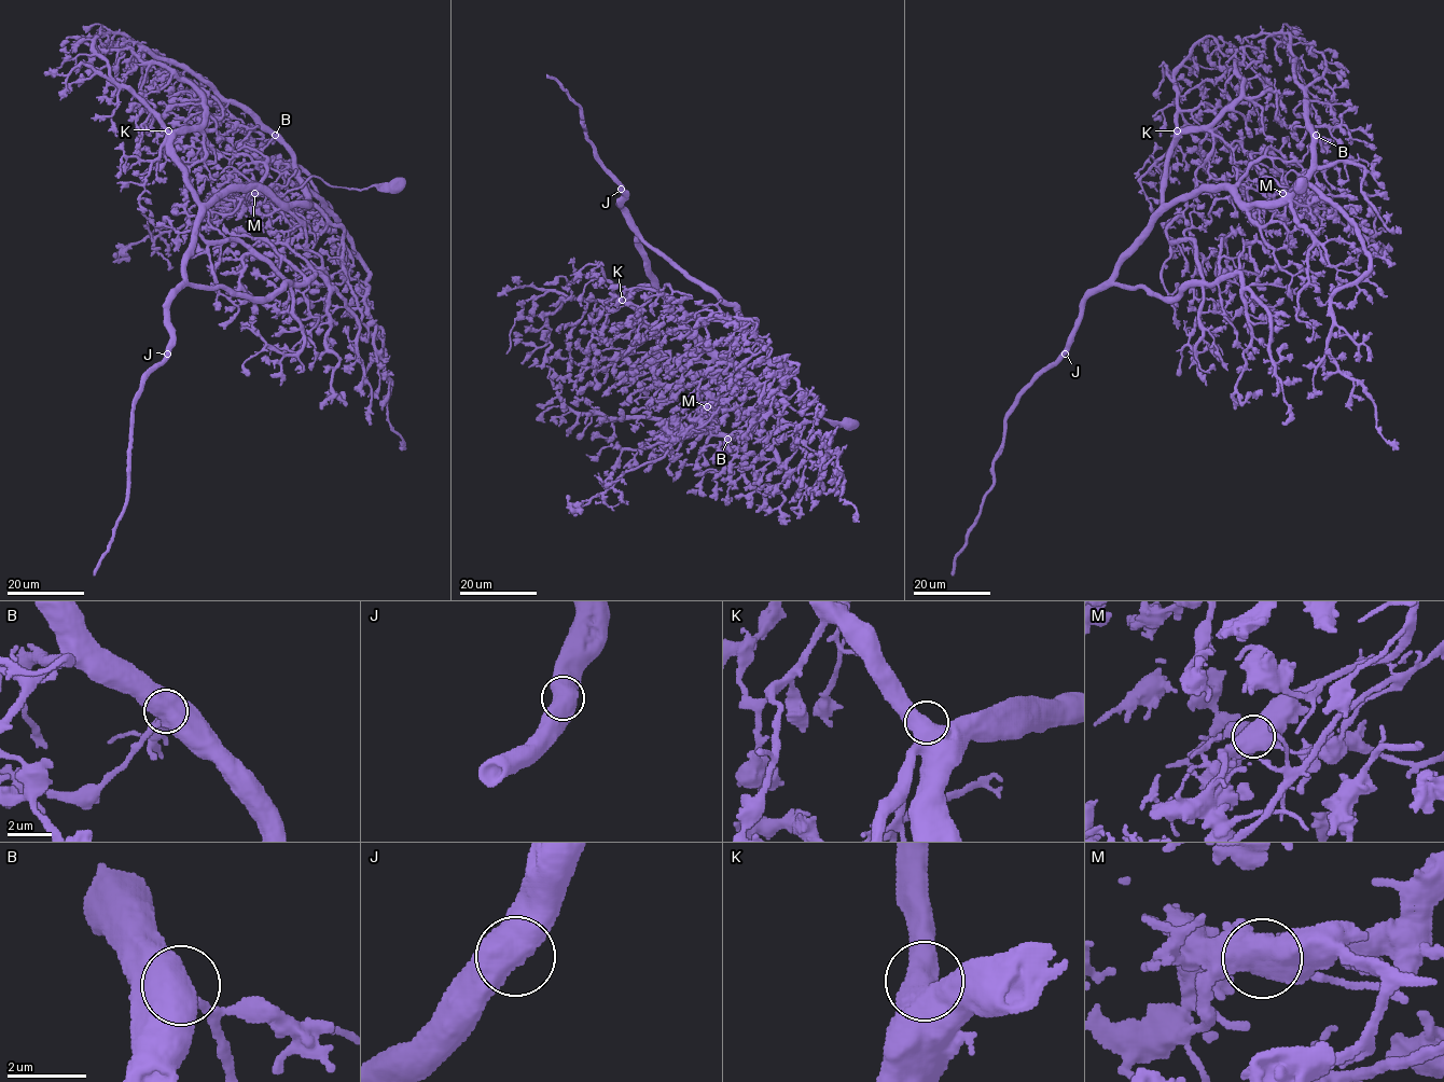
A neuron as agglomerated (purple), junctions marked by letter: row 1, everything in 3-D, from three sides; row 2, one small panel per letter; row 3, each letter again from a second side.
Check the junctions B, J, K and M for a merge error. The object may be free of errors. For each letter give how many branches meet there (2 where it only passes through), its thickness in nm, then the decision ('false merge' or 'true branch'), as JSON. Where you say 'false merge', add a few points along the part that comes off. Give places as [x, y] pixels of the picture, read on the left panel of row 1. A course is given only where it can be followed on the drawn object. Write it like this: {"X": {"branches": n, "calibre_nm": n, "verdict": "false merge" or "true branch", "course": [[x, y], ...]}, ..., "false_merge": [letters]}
{"B": {"branches": 2, "calibre_nm": 650, "verdict": "true branch"}, "J": {"branches": 2, "calibre_nm": 850, "verdict": "true branch"}, "K": {"branches": 2, "calibre_nm": 750, "verdict": "true branch"}, "M": {"branches": 2, "calibre_nm": 800, "verdict": "false merge", "course": [[254, 194], [247, 200], [212, 208], [196, 220], [146, 237], [115, 254]]}, "false_merge": ["M"]}

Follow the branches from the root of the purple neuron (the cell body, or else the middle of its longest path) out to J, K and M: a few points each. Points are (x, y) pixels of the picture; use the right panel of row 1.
J: (1300, 184), (1264, 176), (1265, 191), (1286, 195), (1260, 205), (1224, 189), (1176, 199), (1085, 300), (1065, 354)
K: (1300, 184), (1264, 176), (1265, 191), (1286, 195), (1260, 205), (1224, 189), (1165, 204), (1177, 130)
M: (1300, 184), (1290, 190), (1273, 178), (1261, 179), (1262, 188), (1271, 195), (1282, 194)

